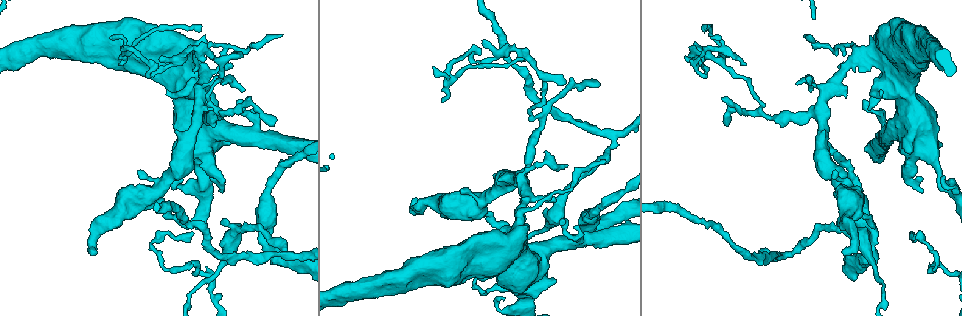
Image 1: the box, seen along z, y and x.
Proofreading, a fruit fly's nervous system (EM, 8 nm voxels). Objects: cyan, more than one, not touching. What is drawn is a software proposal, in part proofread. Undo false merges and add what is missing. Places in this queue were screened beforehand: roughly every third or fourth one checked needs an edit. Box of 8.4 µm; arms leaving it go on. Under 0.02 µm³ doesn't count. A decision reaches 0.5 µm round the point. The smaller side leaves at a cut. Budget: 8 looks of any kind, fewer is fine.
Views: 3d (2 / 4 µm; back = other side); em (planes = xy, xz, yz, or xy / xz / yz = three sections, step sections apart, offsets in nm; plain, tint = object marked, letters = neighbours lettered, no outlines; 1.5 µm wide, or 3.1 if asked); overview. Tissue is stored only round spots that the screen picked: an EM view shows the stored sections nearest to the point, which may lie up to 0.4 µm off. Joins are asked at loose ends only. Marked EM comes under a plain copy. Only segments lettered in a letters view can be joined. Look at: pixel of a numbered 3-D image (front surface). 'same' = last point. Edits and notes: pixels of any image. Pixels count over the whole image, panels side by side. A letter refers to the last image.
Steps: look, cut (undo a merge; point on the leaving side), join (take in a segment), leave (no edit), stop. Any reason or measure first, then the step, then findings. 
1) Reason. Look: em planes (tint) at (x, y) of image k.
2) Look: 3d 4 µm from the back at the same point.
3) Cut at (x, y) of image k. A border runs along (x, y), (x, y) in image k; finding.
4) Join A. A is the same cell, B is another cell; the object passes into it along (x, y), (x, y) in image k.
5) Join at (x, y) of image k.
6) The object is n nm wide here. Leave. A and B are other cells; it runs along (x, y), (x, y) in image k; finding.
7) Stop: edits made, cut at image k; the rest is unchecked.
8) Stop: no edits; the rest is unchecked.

Sharp bend. Look: em planes (letters) at (782, 257) of image 1.

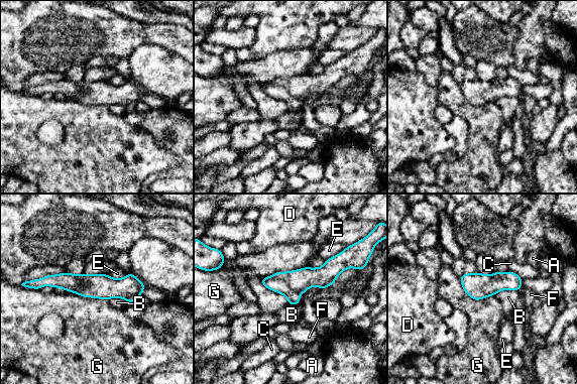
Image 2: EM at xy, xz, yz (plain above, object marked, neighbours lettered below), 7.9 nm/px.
Leave. A, B, C, D, E, F and G are other cells; it runs along (38, 281), (141, 286) in image 2; one neuron here.

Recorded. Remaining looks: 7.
Sharp bend. Look: 3d 2 µm at (510, 49) of image 1.

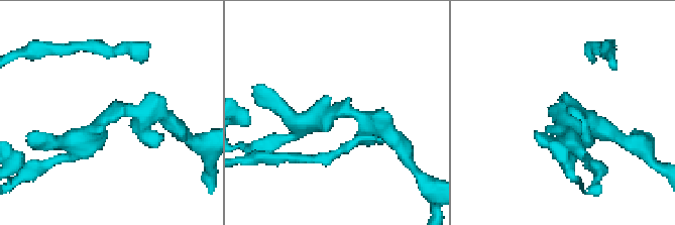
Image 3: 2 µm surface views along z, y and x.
Need the tissue. Look: em planes (letters) at (110, 113) of image 3.

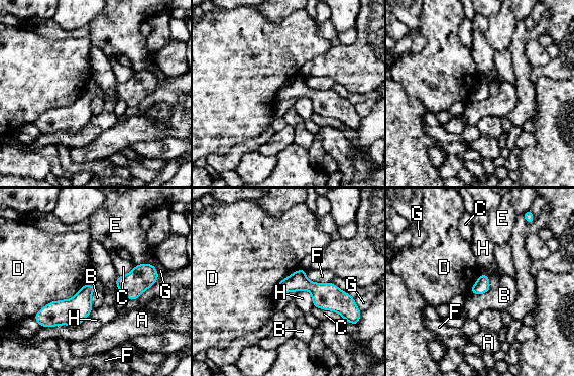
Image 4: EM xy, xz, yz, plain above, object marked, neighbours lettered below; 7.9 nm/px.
Leave. A, B, C, D, E, F, G and H are other cells; a border runs along (86, 283), (33, 316) in image 4; continuous, no second neuron.

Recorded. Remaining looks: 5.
Thin neck. Look: em yz step 8 (tint) at (872, 242) of image 1.

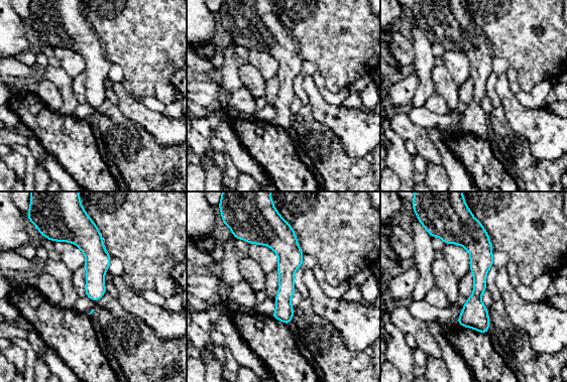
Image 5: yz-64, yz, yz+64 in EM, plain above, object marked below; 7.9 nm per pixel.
Cut it another way. Look: em xy step 8 (letters) at the same point.

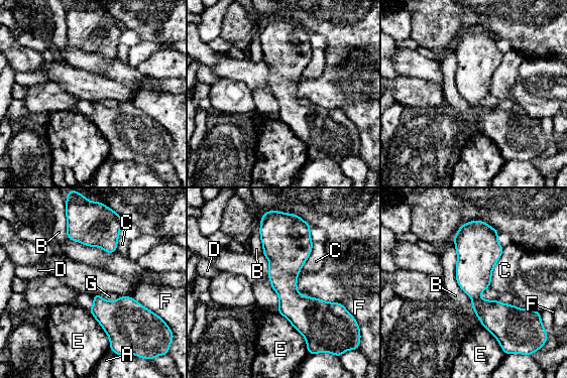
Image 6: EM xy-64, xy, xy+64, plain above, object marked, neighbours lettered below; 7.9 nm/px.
The object is 80 nm wide here. Leave. A, B, C, D, E, F and G are other cells; one neuron here.

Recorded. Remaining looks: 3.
Stop: no edits; the rest is unchecked.

